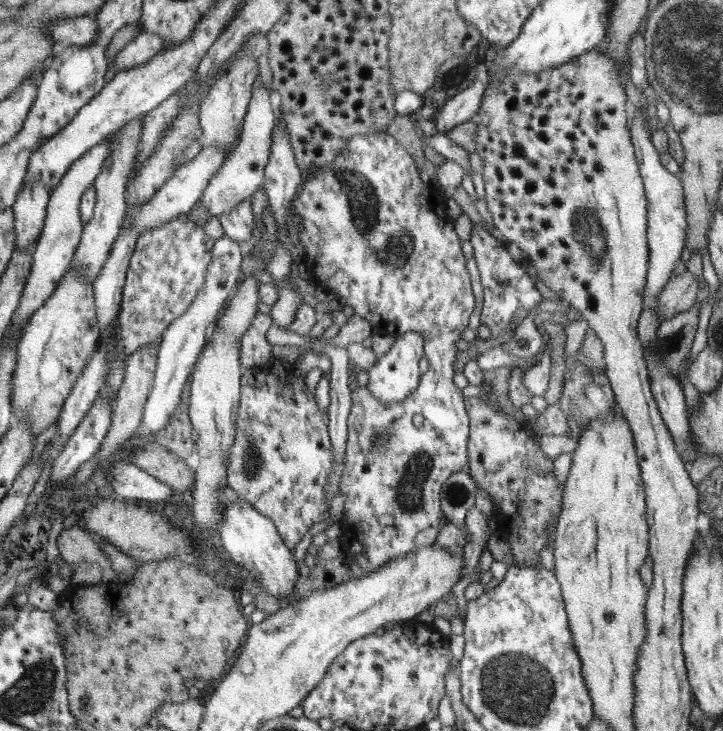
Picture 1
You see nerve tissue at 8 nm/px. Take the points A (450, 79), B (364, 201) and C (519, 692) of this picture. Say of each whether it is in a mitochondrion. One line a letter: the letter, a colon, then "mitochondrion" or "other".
A: other
B: mitochondrion
C: mitochondrion

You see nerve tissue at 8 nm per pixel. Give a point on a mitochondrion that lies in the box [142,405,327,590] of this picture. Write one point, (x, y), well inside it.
(252, 464)

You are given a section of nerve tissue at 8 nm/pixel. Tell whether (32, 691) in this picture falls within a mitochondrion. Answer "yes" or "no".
yes

